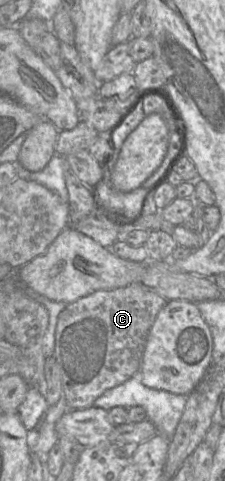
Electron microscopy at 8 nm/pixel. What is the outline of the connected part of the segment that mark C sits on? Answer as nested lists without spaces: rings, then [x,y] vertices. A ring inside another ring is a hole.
[[[131,283],[125,287],[97,290],[87,296],[77,299],[64,308],[64,310],[58,316],[53,357],[55,358],[60,369],[63,397],[66,400],[68,410],[78,410],[92,407],[94,401],[106,390],[120,385],[139,371],[148,332],[153,325],[158,312],[165,305],[166,302],[167,301],[164,298],[162,298],[160,295],[150,290],[149,288],[146,288],[139,283]]]

